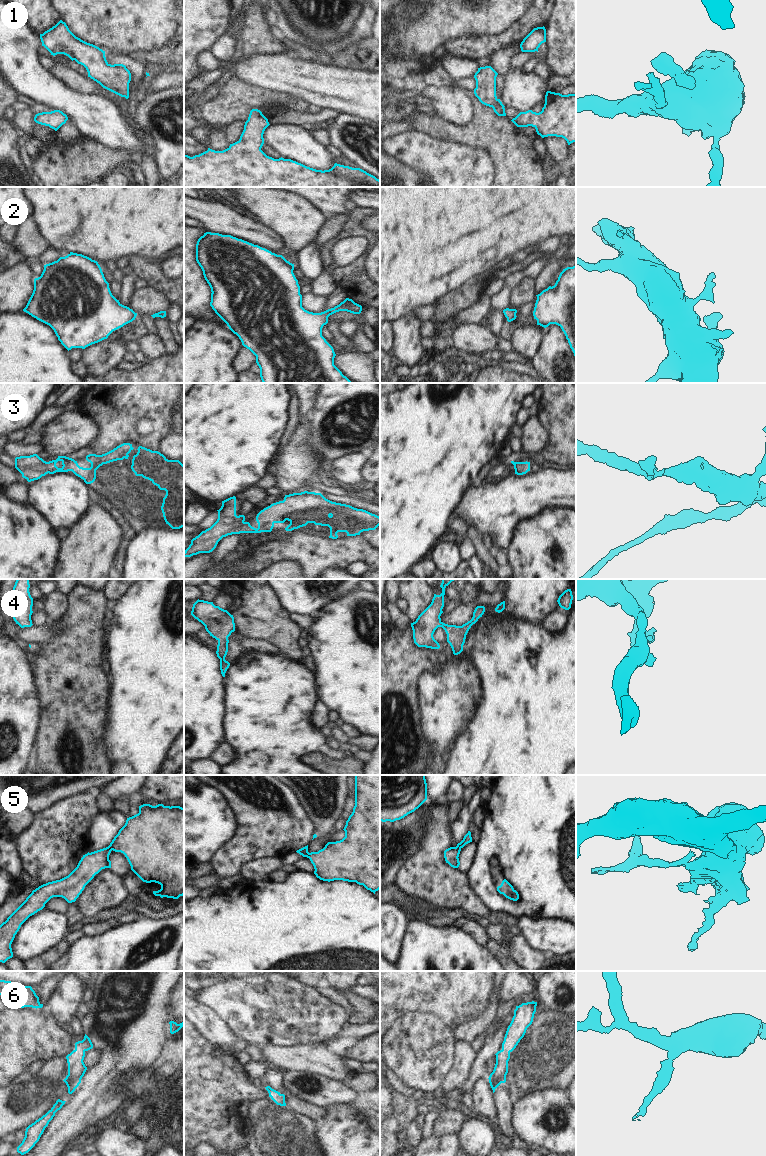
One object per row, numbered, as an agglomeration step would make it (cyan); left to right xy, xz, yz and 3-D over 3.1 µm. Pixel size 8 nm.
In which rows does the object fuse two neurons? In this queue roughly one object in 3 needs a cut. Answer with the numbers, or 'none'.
5

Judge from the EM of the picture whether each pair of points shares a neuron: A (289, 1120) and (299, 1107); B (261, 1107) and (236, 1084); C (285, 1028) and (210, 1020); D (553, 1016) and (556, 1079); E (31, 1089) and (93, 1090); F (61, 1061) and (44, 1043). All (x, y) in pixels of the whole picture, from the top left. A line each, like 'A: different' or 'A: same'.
A: different
B: different
C: different
D: same
E: different
F: different

